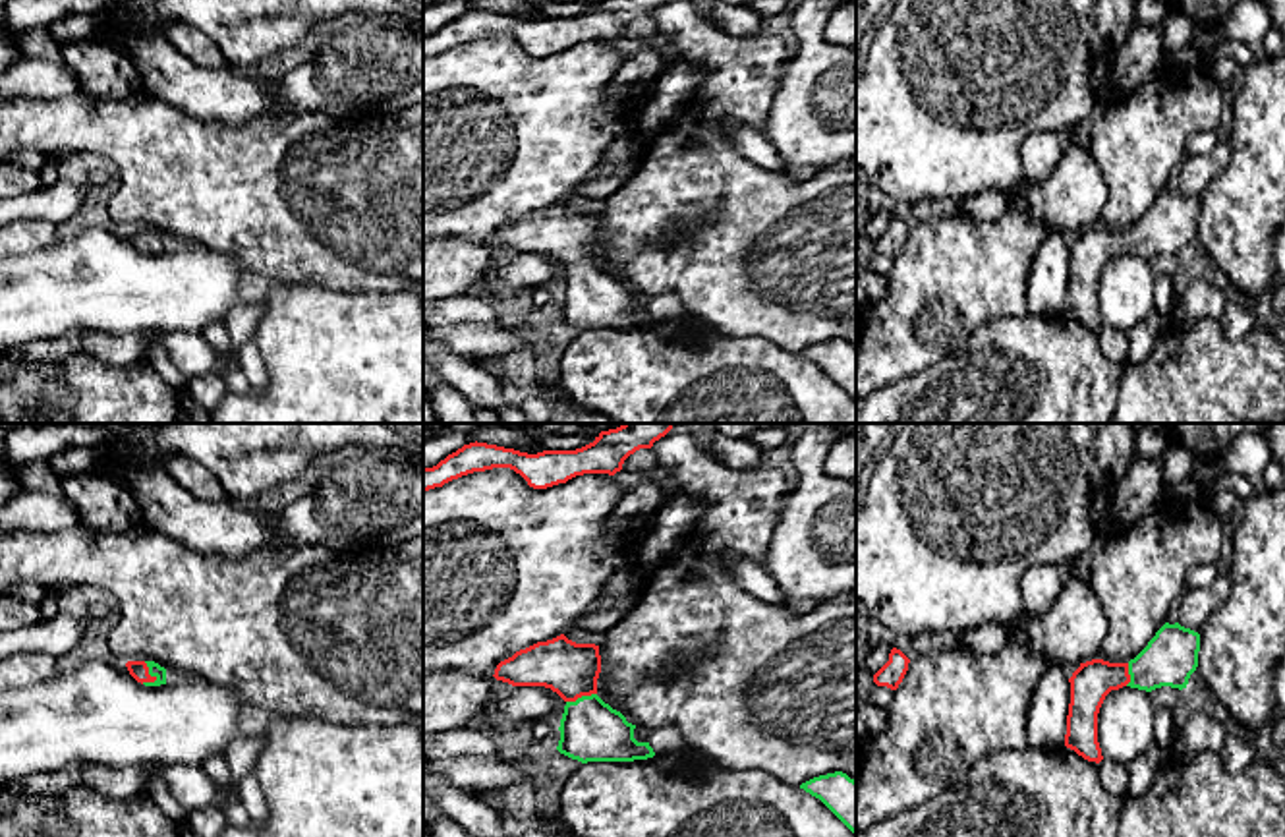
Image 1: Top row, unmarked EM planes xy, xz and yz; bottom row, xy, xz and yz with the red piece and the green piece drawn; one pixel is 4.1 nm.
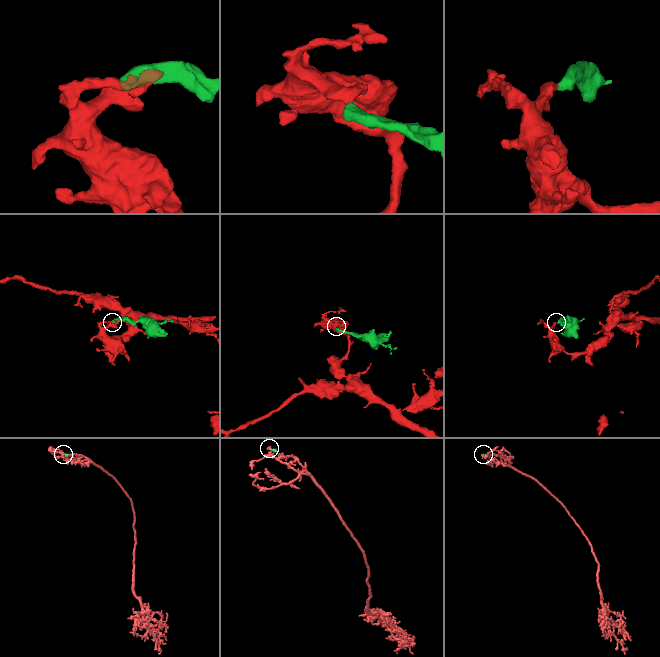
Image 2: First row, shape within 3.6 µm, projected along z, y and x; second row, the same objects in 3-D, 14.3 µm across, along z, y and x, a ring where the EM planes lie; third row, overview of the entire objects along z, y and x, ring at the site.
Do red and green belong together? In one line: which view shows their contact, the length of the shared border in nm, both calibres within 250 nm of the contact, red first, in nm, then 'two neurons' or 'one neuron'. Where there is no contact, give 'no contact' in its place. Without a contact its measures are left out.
meets red in xy; contact 100 nm long; 80 nm thick on the red side, 60 nm on the other; one neuron

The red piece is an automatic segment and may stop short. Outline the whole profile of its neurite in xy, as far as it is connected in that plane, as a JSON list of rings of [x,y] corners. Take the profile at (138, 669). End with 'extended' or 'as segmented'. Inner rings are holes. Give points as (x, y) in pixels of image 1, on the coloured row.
[[[128,661],[129,675],[145,686],[166,684],[166,669],[155,661]]]; extended

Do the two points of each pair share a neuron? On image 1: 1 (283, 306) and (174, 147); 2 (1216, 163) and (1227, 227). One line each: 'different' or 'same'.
1: different
2: different

